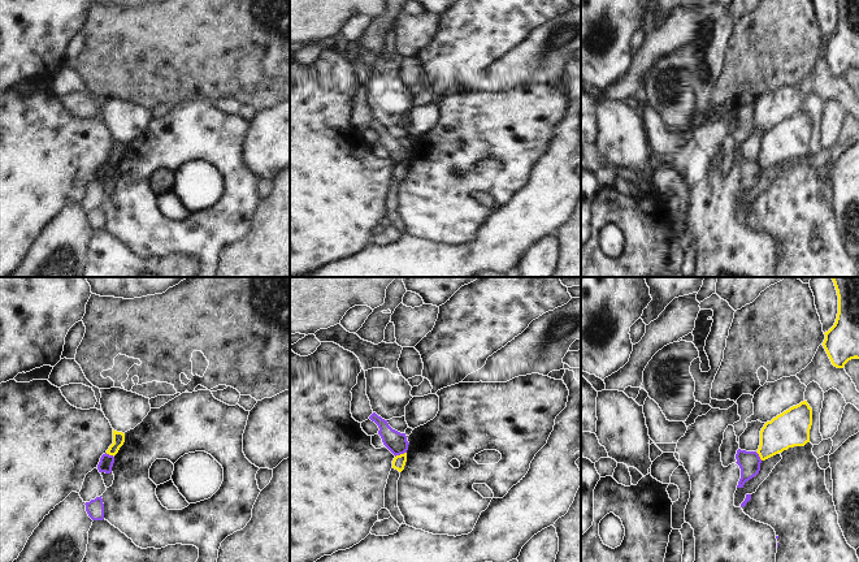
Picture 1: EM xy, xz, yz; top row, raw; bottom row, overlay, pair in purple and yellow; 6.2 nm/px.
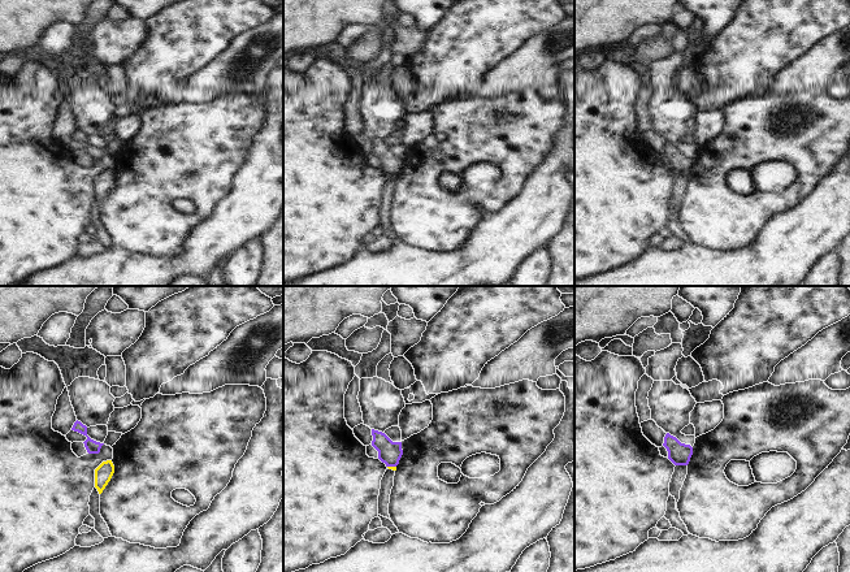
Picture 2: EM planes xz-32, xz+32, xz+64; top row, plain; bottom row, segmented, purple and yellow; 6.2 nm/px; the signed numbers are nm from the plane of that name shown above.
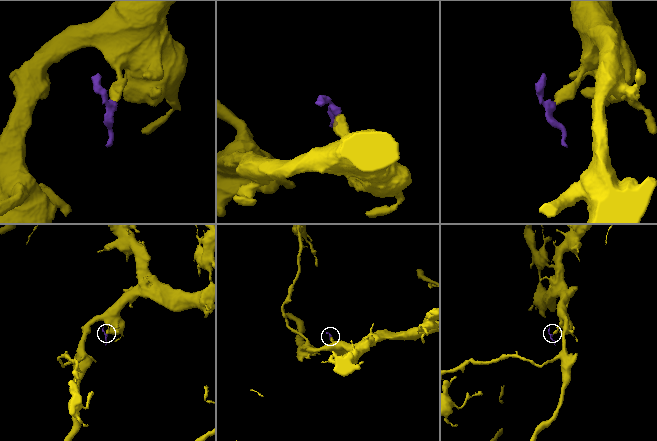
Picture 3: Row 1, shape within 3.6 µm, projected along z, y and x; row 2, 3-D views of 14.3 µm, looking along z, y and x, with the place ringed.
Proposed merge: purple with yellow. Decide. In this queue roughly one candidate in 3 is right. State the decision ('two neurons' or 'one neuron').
two neurons

